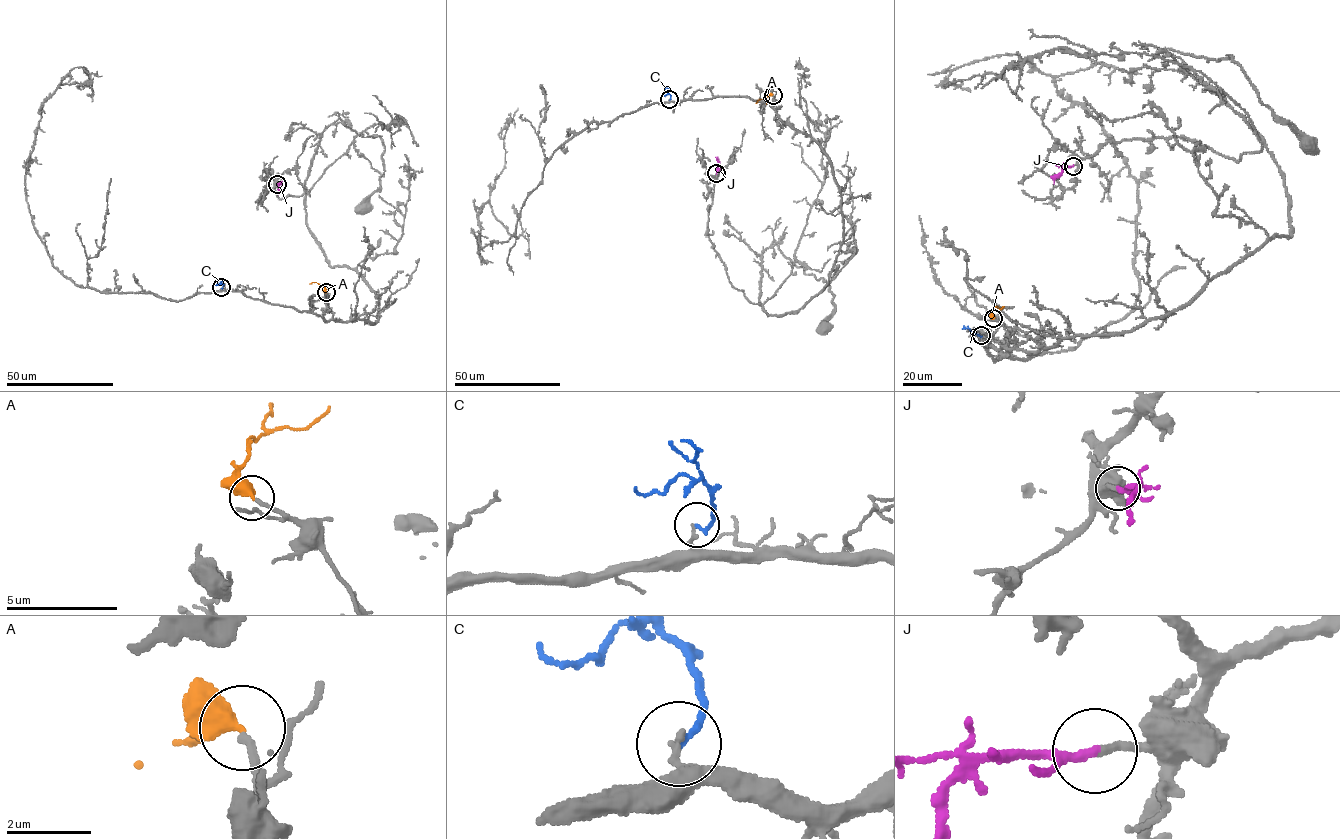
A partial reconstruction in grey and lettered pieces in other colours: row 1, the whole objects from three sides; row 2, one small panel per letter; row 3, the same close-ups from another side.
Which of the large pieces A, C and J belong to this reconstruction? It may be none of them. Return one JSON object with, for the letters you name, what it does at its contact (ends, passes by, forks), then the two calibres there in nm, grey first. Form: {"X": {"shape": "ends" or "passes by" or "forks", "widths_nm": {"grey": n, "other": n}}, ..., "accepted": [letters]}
{"A": {"shape": "ends", "widths_nm": {"grey": 170, "other": 440}}, "J": {"shape": "ends", "widths_nm": {"grey": 180, "other": 200}}, "accepted": ["A", "J"]}

